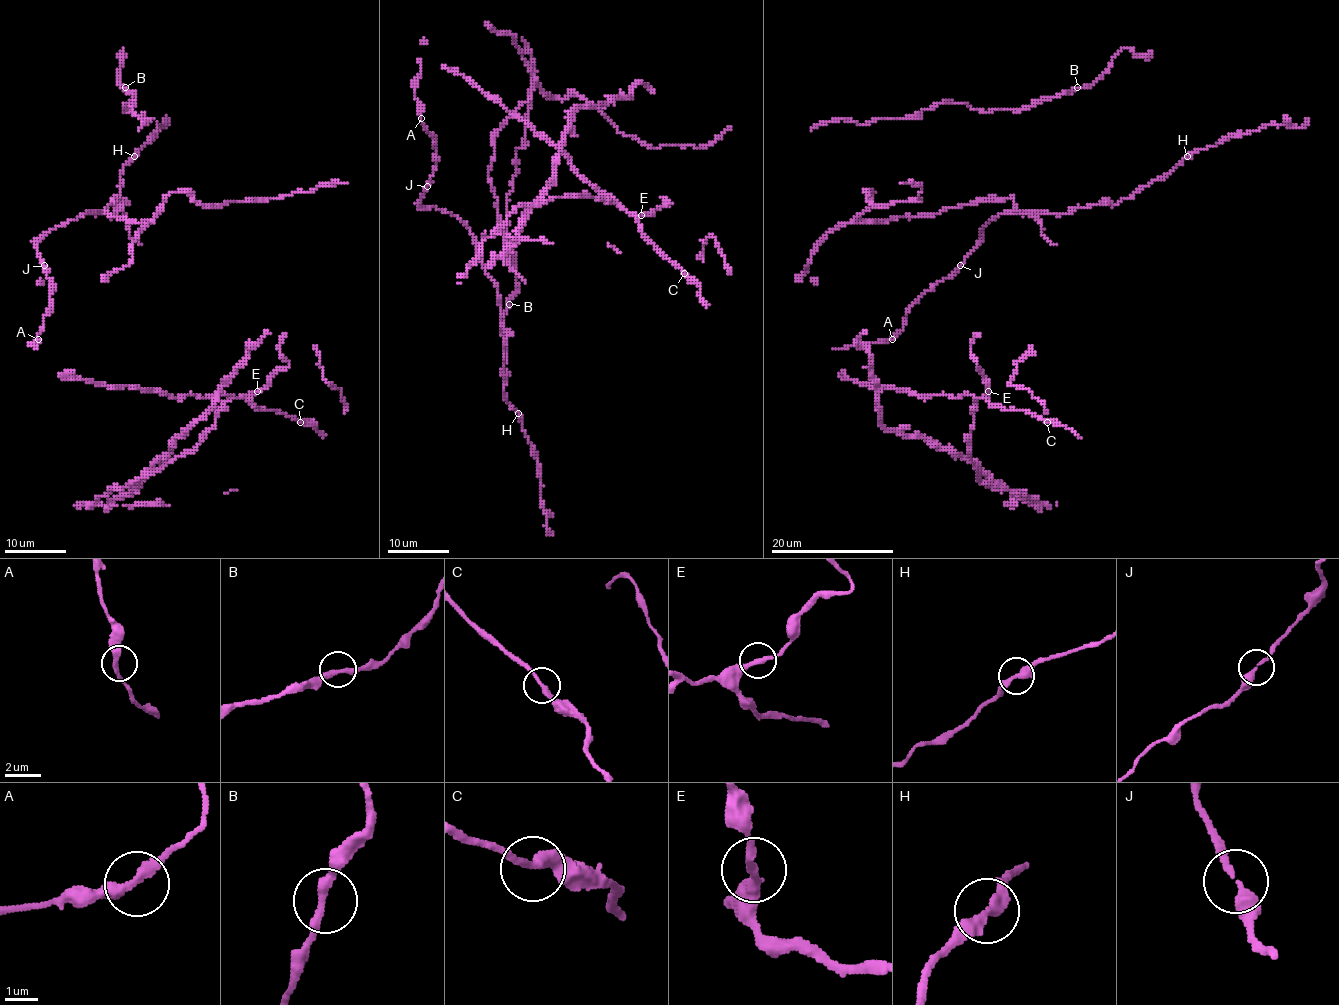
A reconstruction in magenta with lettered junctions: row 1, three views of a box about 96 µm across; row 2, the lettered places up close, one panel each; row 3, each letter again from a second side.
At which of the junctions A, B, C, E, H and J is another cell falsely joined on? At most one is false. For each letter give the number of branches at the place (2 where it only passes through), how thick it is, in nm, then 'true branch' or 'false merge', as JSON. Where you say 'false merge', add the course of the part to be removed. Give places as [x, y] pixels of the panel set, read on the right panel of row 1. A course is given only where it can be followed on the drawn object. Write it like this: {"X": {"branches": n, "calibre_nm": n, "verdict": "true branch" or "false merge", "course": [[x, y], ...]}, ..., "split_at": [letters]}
{"A": {"branches": 2, "calibre_nm": 320, "verdict": "true branch"}, "B": {"branches": 2, "calibre_nm": 280, "verdict": "true branch"}, "C": {"branches": 2, "calibre_nm": 280, "verdict": "true branch"}, "E": {"branches": 2, "calibre_nm": 260, "verdict": "true branch"}, "H": {"branches": 2, "calibre_nm": 320, "verdict": "true branch"}, "J": {"branches": 2, "calibre_nm": 280, "verdict": "true branch"}, "split_at": []}

